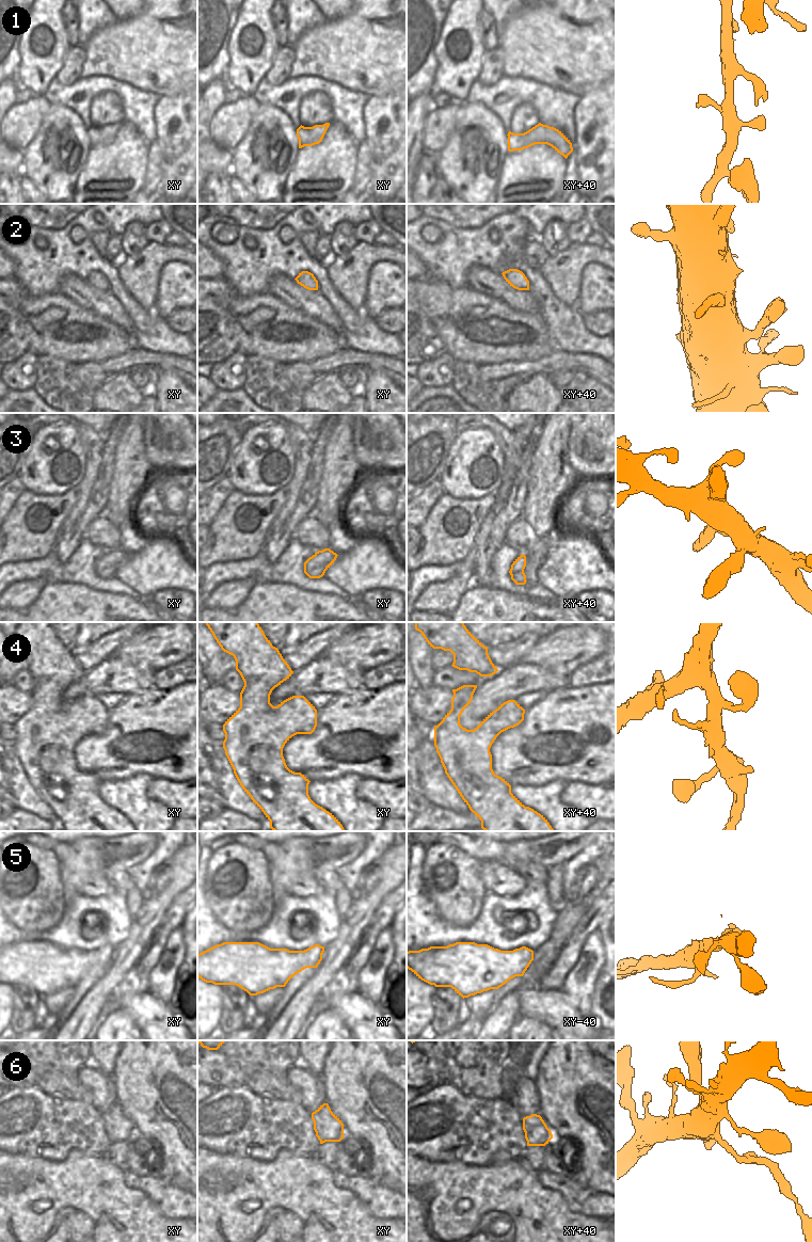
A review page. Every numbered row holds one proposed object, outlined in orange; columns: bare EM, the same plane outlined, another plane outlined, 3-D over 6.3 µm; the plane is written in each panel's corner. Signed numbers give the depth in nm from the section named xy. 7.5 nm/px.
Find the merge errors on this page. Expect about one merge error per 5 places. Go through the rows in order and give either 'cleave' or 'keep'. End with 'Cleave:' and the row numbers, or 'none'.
1: keep
2: keep
3: keep
4: keep
5: keep
6: cleave
Cleave: 6

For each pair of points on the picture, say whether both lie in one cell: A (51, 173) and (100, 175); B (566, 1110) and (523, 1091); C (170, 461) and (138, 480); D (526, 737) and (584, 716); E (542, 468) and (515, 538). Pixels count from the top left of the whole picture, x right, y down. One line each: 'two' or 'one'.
A: two
B: two
C: two
D: one
E: two

